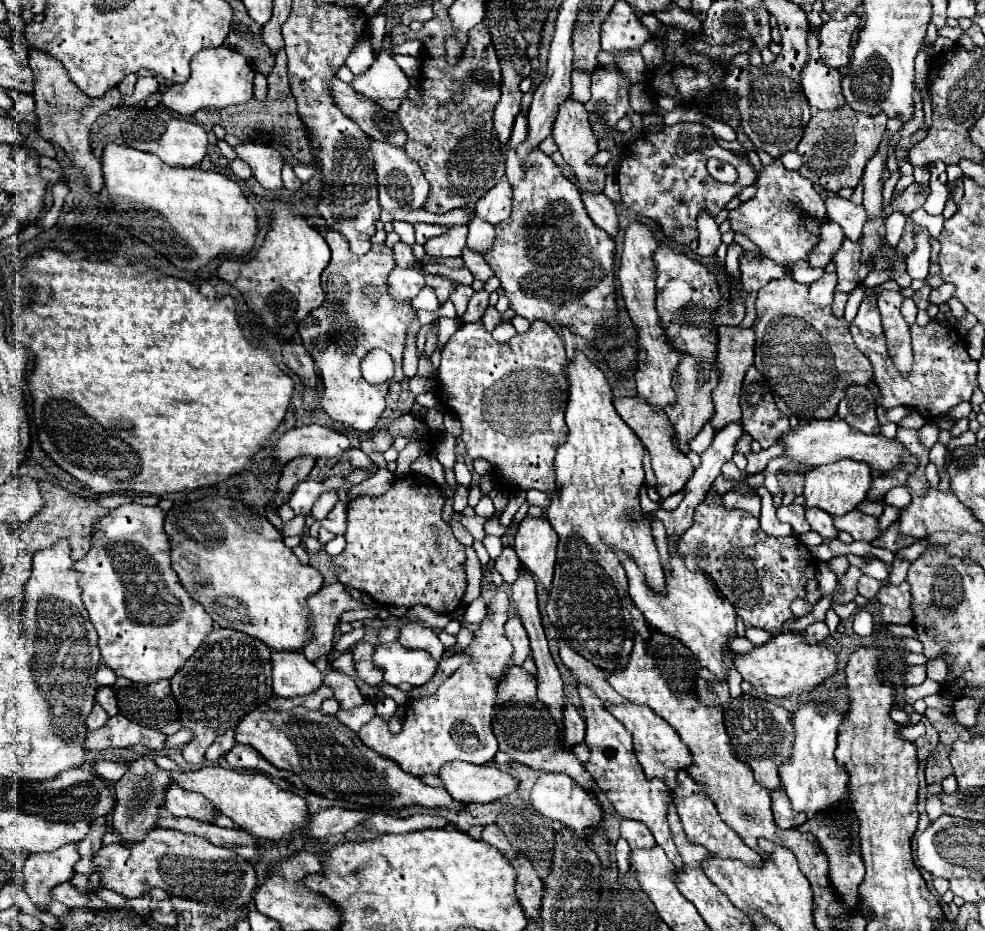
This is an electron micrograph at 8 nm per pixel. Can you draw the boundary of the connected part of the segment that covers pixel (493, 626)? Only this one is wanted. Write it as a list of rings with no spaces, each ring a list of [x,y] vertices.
[[[492,561],[488,563],[488,571],[482,579],[482,597],[492,613],[480,623],[480,629],[474,633],[474,641],[464,653],[470,655],[470,663],[458,667],[458,671],[440,685],[440,689],[418,701],[412,701],[406,709],[406,717],[398,735],[388,731],[388,725],[374,715],[370,723],[366,723],[358,737],[370,747],[376,749],[380,755],[396,761],[406,773],[410,775],[438,775],[440,767],[450,761],[466,761],[472,765],[486,765],[494,759],[498,751],[498,741],[492,735],[490,713],[494,709],[494,695],[498,681],[502,679],[504,671],[512,665],[512,645],[504,637],[504,623],[508,619],[508,593],[496,589],[492,583]]]

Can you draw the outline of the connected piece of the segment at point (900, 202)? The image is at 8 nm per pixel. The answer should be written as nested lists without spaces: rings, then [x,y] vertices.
[[[912,183],[900,195],[892,195],[890,207],[882,209],[882,217],[890,217],[896,211],[900,211],[902,215],[910,215],[910,213],[914,213],[916,209],[923,206],[929,194],[930,188],[928,185]]]

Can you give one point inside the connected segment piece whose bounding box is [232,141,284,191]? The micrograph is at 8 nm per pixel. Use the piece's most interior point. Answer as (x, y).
(265, 161)

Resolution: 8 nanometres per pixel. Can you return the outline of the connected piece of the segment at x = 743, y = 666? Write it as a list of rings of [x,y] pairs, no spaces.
[[[780,633],[766,645],[756,647],[752,653],[734,657],[734,667],[744,681],[752,683],[756,691],[770,697],[796,697],[810,693],[836,673],[836,651],[826,643],[808,643],[804,633]]]

